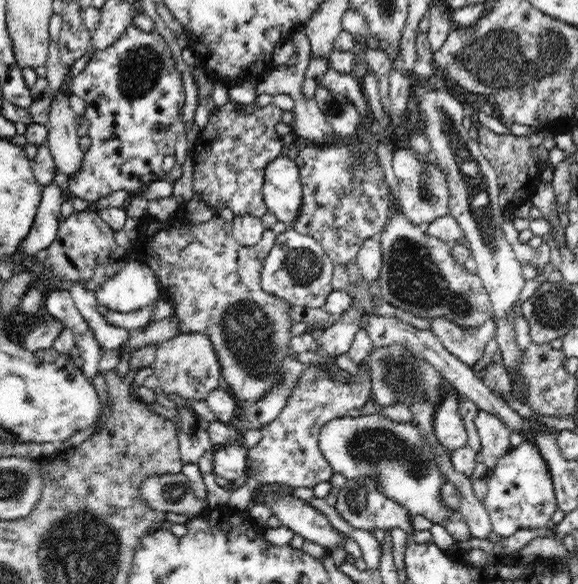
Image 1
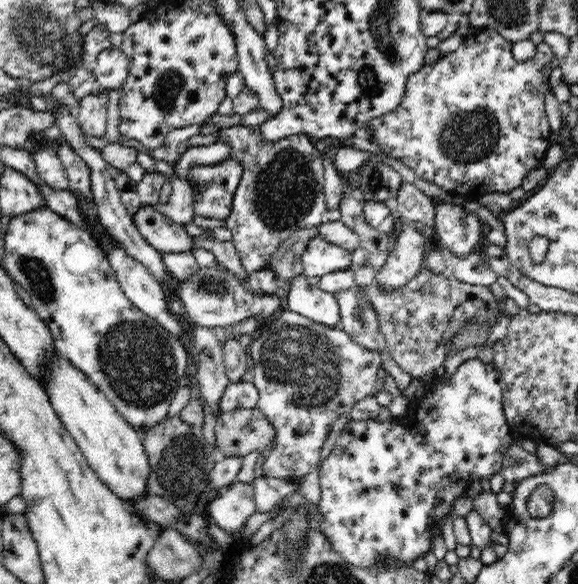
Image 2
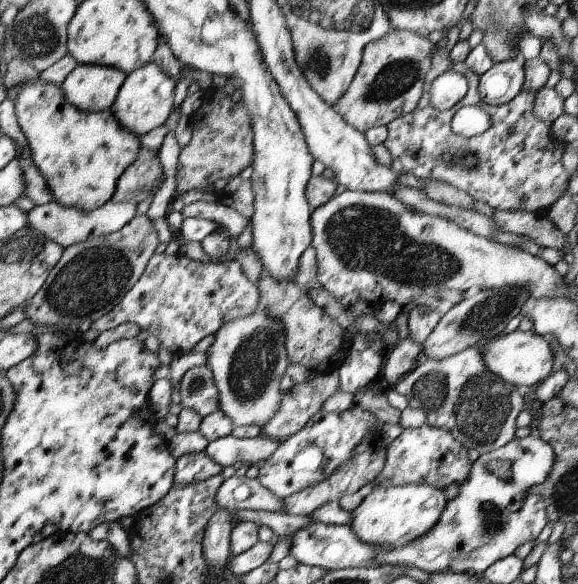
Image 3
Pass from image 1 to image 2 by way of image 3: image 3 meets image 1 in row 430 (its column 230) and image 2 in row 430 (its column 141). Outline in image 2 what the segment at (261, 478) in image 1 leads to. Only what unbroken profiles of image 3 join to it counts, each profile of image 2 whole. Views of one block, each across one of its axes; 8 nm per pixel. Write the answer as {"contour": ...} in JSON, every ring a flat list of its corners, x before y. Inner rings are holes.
{"contour":[[282,312,270,326,262,328,256,334,252,344,248,346,248,354,254,364,252,386,258,390,256,408,264,414,274,430,272,450,266,458,262,458,264,476,300,482,320,462,324,440,332,430,332,424,338,418,348,416,358,400,364,400,366,396,372,396,376,392,376,370,378,366,382,366,380,352,360,346,352,340,350,334,340,328,312,322,296,312]]}

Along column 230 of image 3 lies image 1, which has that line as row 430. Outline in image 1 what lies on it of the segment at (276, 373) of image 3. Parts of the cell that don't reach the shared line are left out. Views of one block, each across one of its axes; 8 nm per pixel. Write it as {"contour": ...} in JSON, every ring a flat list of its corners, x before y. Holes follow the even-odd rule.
{"contour":[[384,414,358,418,342,416,338,420,330,420,320,430,318,446,336,474,344,474,348,480,376,476,380,482,378,488,384,496,396,500,410,512,410,524,416,532,428,530,432,524,440,524,450,532,450,536,454,536,456,542,474,538,464,516,458,510,444,506,440,490,446,482,436,464,438,454,412,422,392,422]]}

